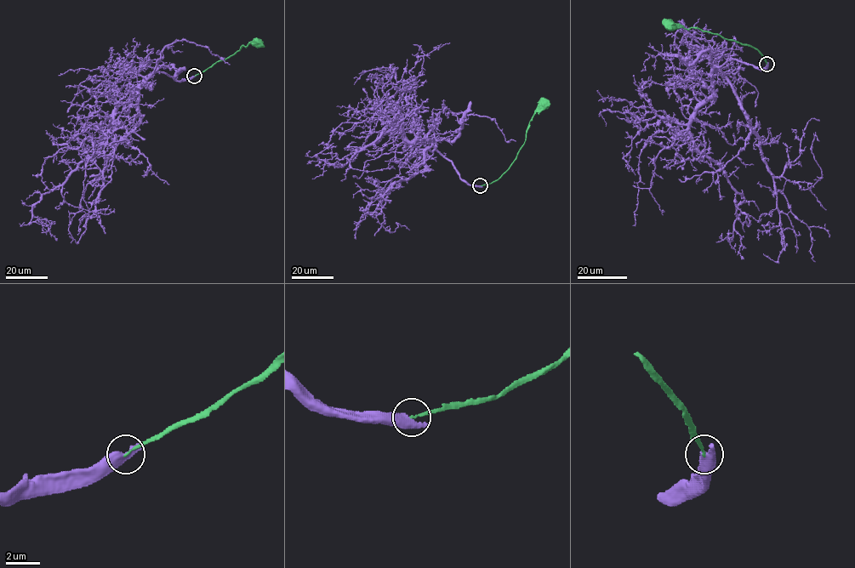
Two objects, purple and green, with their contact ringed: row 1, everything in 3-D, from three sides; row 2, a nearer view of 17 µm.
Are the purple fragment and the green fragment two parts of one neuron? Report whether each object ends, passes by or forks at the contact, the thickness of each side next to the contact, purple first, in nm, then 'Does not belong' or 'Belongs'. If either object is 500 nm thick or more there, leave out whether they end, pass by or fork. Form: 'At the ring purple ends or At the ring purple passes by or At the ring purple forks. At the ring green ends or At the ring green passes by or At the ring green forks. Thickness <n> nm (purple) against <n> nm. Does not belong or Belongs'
Thickness 650 nm (purple) against 120 nm. Does not belong

